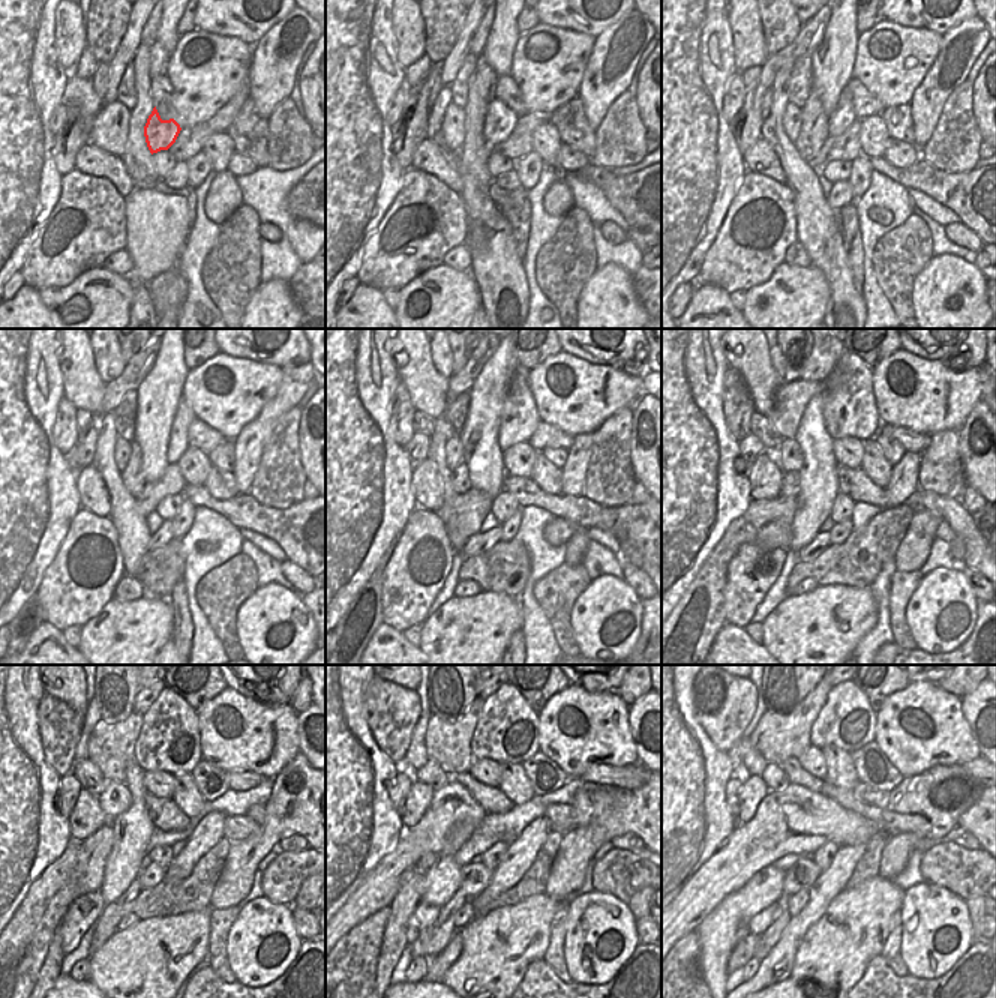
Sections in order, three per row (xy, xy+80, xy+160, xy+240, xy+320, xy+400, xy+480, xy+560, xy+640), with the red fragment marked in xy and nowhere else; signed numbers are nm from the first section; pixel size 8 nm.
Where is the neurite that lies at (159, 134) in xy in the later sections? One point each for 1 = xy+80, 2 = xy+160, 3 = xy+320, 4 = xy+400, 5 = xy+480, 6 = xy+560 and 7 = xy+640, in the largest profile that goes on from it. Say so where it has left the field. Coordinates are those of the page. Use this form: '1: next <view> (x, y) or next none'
1: next xy+80 (500, 122)
2: next xy+160 (839, 122)
3: next xy+320 (519, 419)
4: next xy+400 (849, 410)
5: next xy+480 (168, 740)
6: next xy+560 (506, 731)
7: next xy+640 (846, 721)

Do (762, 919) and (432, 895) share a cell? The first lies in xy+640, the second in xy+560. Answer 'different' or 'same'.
different

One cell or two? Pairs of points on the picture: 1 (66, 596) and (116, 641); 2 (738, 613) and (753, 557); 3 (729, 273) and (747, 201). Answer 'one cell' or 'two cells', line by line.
1: two cells
2: one cell
3: one cell

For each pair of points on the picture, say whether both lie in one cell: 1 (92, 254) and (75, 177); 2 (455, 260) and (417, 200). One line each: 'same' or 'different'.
1: same
2: different

